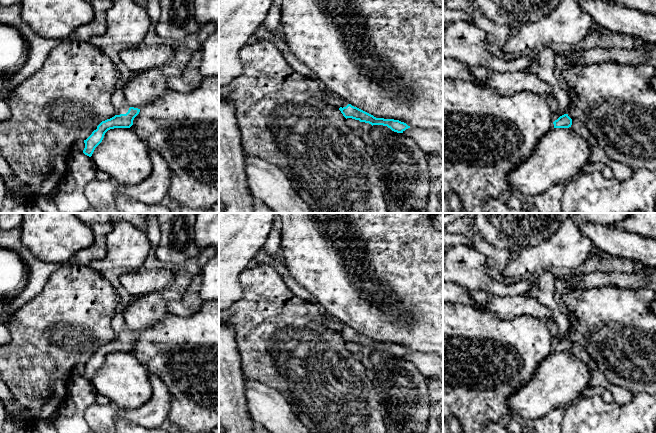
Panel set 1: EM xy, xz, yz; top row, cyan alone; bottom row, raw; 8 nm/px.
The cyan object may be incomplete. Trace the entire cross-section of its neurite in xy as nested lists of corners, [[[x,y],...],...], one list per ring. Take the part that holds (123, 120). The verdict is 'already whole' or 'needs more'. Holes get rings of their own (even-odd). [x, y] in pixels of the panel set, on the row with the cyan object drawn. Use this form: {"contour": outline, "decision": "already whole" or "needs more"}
{"contour": [[[119,85],[114,90],[111,97],[116,115],[110,119],[102,121],[97,129],[84,140],[85,148],[83,153],[89,157],[92,156],[95,148],[102,142],[105,133],[114,128],[130,128],[133,125],[134,118],[139,114],[140,109],[131,107],[124,96],[123,86]]], "decision": "needs more"}

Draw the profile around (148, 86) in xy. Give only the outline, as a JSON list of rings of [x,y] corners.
[[[167,63],[150,68],[134,76],[123,86],[123,93],[130,107],[140,108],[160,99],[168,89],[166,80],[182,73],[181,68]]]

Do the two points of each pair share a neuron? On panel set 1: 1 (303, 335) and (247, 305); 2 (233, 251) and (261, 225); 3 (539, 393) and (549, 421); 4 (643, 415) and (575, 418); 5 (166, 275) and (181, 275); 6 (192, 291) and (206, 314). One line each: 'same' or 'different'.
1: same
2: same
3: different
4: same
5: different
6: different

